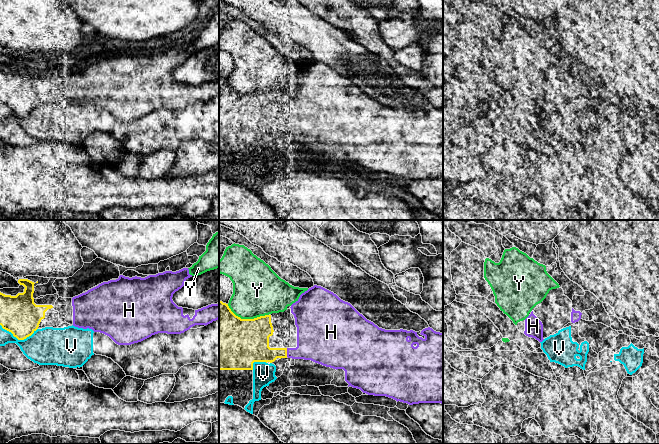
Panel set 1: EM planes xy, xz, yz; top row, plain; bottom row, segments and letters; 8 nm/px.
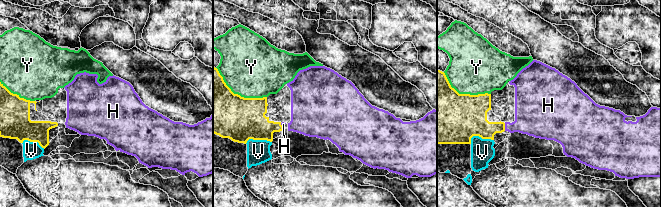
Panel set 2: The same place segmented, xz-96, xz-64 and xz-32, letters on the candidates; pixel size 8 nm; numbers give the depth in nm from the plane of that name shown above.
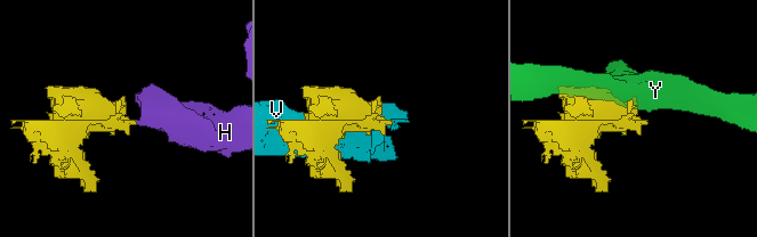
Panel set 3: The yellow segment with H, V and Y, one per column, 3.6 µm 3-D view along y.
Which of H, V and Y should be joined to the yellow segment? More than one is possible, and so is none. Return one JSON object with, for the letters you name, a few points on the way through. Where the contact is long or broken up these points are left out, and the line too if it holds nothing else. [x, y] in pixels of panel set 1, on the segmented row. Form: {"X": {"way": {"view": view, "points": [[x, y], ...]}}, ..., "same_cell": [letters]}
{"same_cell": ["H"]}

